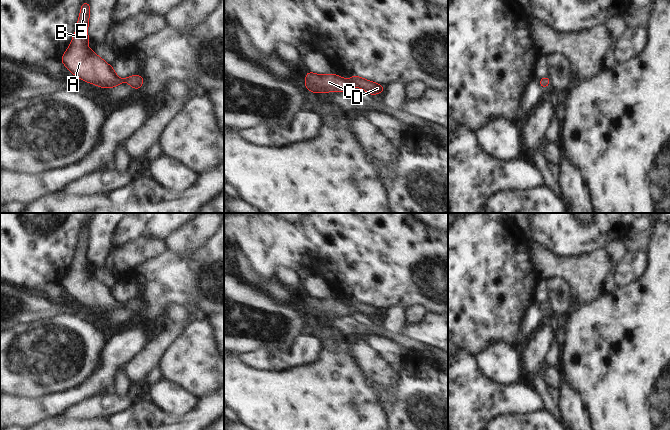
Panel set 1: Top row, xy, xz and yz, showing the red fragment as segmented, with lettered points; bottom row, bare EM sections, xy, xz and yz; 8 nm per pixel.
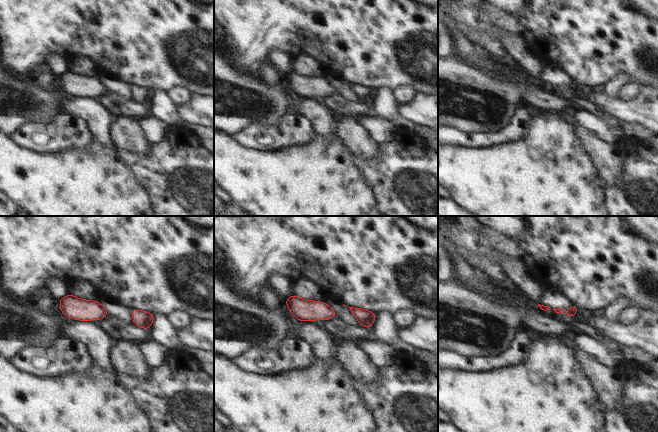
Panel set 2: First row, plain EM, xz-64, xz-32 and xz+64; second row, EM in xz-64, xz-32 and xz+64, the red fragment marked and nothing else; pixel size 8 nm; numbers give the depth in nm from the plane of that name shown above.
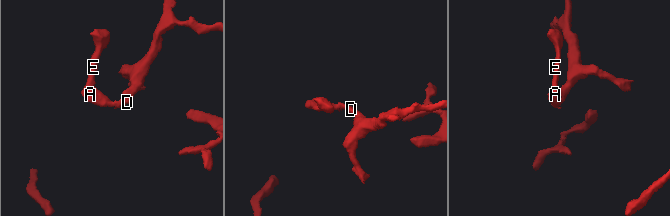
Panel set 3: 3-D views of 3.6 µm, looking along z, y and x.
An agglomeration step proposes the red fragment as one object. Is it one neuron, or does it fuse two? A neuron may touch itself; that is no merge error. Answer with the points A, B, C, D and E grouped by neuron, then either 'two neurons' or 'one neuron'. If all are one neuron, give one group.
A B C D E | one neuron

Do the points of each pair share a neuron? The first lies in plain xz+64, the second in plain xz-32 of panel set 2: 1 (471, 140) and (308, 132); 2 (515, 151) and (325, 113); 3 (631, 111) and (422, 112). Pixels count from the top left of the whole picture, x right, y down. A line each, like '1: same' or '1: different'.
1: same
2: different
3: same

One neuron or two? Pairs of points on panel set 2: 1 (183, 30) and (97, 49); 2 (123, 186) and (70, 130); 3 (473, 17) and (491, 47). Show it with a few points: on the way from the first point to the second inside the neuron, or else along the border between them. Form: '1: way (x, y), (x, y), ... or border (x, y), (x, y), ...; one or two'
1: way (162, 33), (118, 33); one
2: border (95, 140), (86, 150), (65, 151); two
3: border (464, 23), (472, 32), (490, 36), (502, 43); two

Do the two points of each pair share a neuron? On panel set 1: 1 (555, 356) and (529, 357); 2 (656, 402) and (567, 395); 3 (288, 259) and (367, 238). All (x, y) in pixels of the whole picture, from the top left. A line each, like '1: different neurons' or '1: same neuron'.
1: different neurons
2: different neurons
3: same neuron

